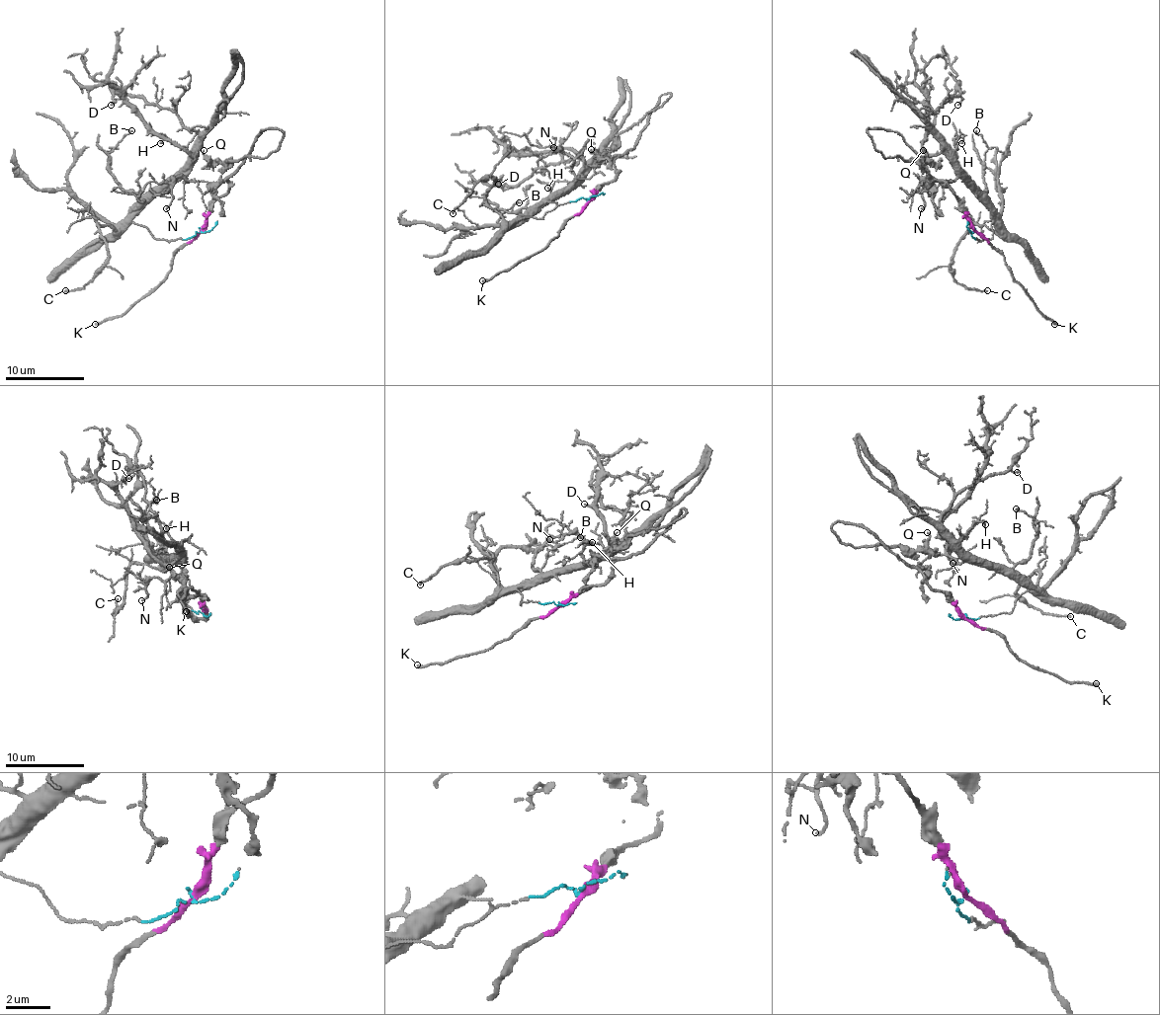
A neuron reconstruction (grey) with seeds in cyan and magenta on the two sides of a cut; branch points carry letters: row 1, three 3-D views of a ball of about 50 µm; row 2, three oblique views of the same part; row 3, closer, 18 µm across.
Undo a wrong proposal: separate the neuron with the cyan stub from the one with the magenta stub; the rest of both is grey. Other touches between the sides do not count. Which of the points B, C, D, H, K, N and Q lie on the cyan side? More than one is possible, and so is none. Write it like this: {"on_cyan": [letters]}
{"on_cyan": ["B", "C", "D", "H", "N"]}

